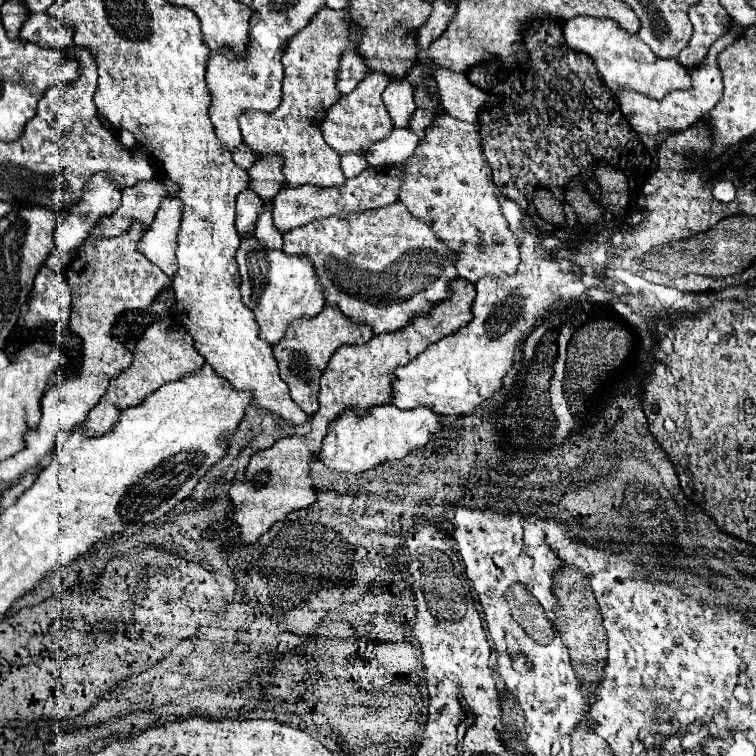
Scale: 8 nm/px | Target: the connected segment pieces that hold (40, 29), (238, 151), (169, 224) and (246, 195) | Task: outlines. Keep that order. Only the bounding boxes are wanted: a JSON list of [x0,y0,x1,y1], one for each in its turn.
[[20,12,72,50],[234,142,258,170],[140,198,182,276],[236,190,264,236]]

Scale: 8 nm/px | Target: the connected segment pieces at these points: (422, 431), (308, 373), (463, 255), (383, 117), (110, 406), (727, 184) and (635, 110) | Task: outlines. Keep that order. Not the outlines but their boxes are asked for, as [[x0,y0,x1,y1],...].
[[320,404,440,472],[272,306,372,414],[400,114,518,284],[322,72,394,156],[82,324,204,438],[712,180,736,202],[620,32,736,136]]

